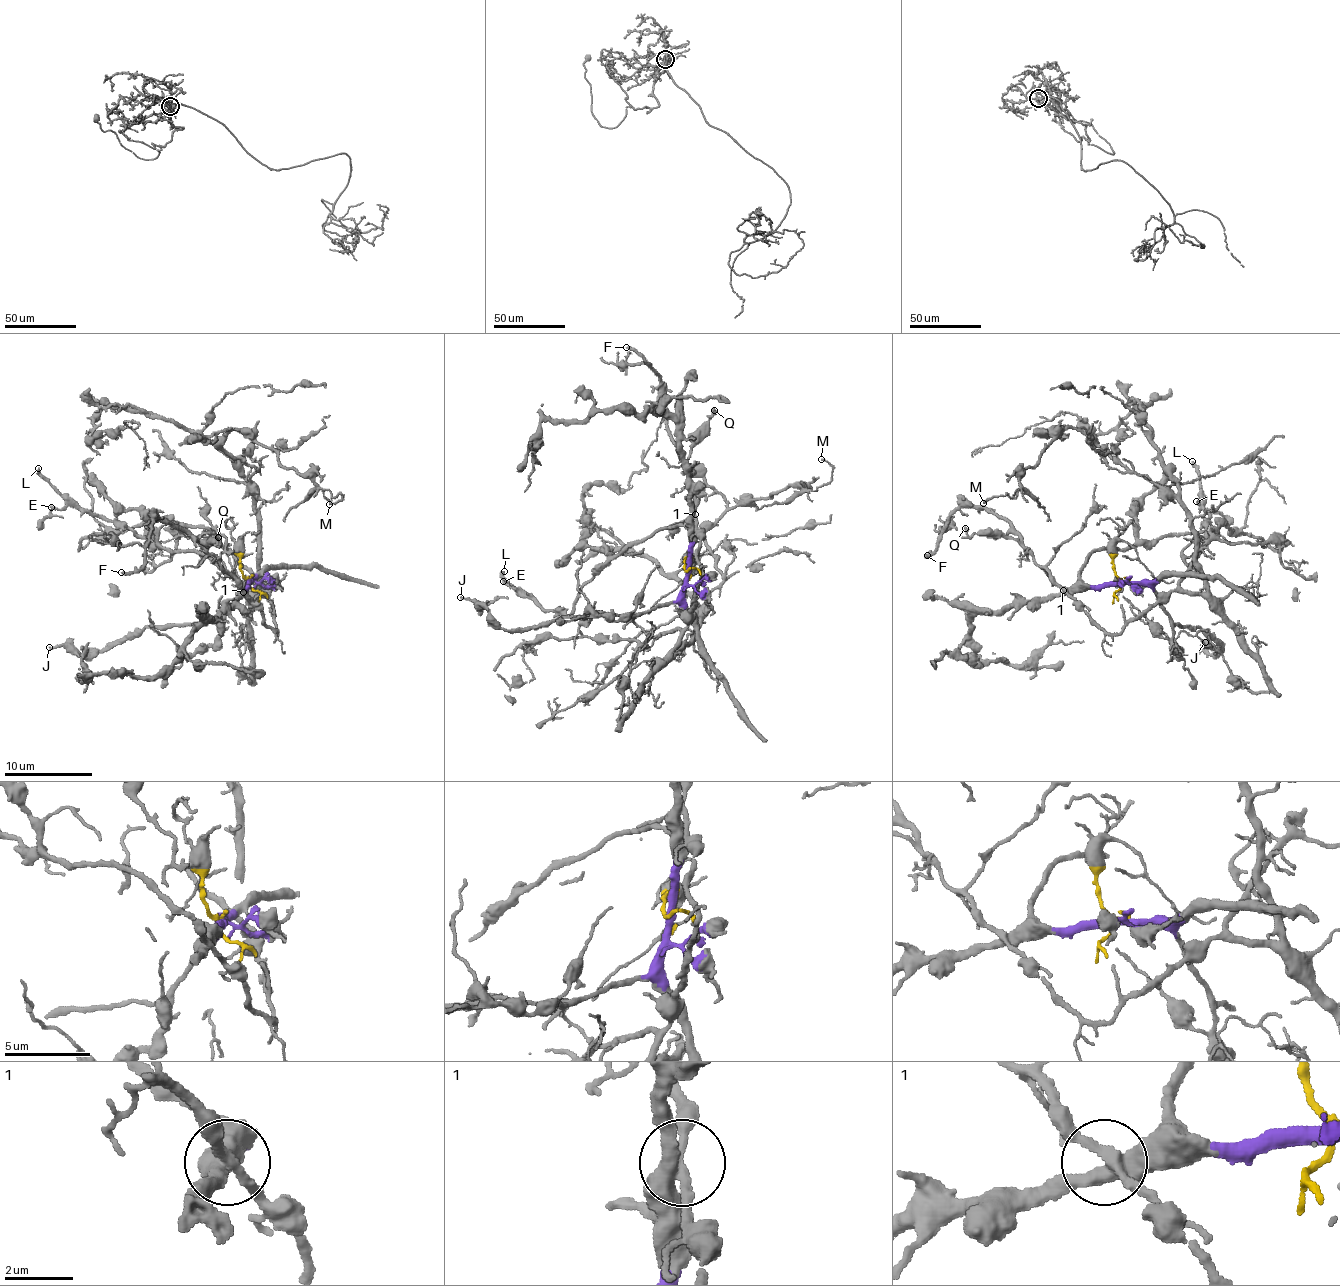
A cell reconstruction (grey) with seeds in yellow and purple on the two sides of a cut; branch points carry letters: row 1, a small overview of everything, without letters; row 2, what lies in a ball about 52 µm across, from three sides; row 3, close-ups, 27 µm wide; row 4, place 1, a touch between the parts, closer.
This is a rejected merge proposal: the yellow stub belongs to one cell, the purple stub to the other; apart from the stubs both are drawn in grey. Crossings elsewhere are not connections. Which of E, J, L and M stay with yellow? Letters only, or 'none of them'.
M

